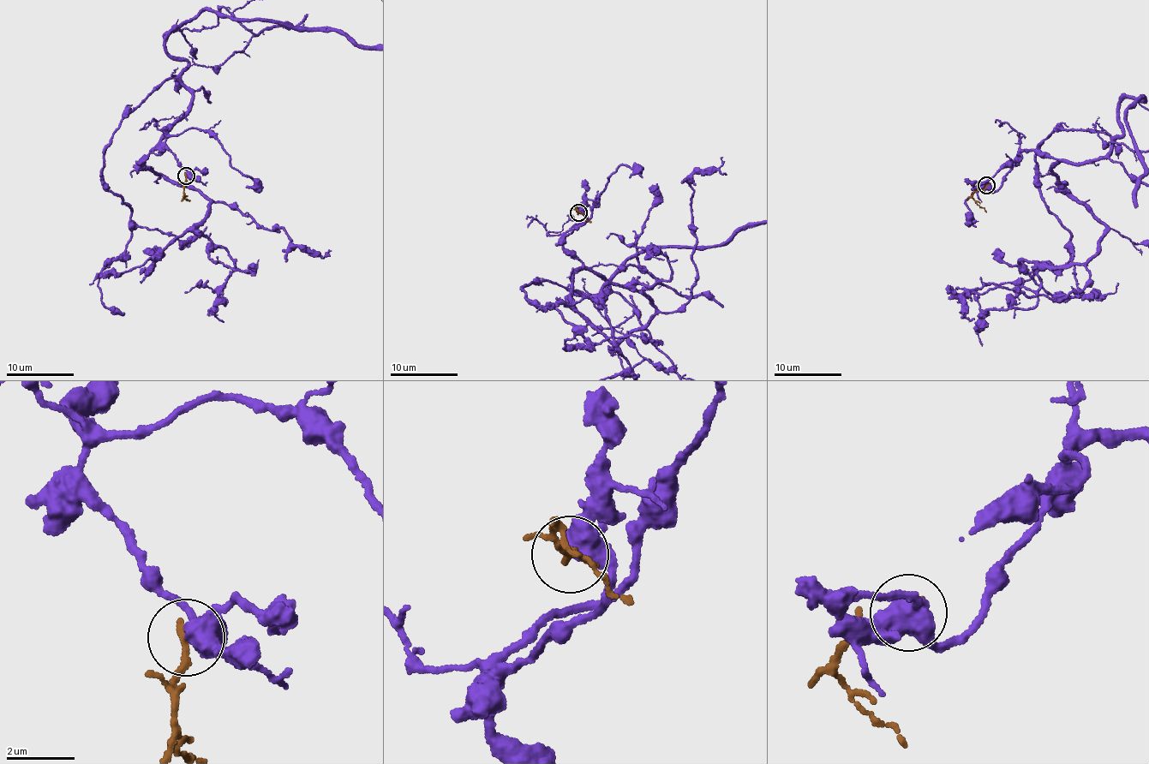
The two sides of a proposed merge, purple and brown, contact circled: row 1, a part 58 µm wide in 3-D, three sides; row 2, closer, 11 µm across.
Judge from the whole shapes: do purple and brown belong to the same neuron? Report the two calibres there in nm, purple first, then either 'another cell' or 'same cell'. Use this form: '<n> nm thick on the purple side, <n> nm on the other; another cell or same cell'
440 nm thick on the purple side, 220 nm on the other; another cell

